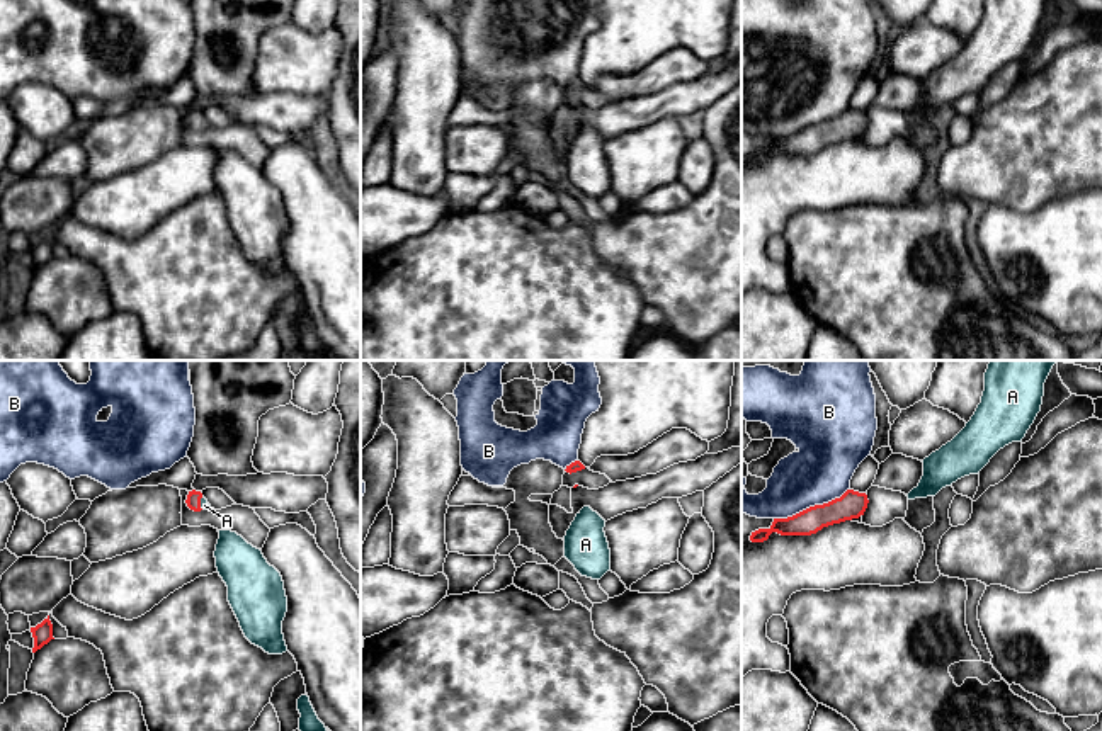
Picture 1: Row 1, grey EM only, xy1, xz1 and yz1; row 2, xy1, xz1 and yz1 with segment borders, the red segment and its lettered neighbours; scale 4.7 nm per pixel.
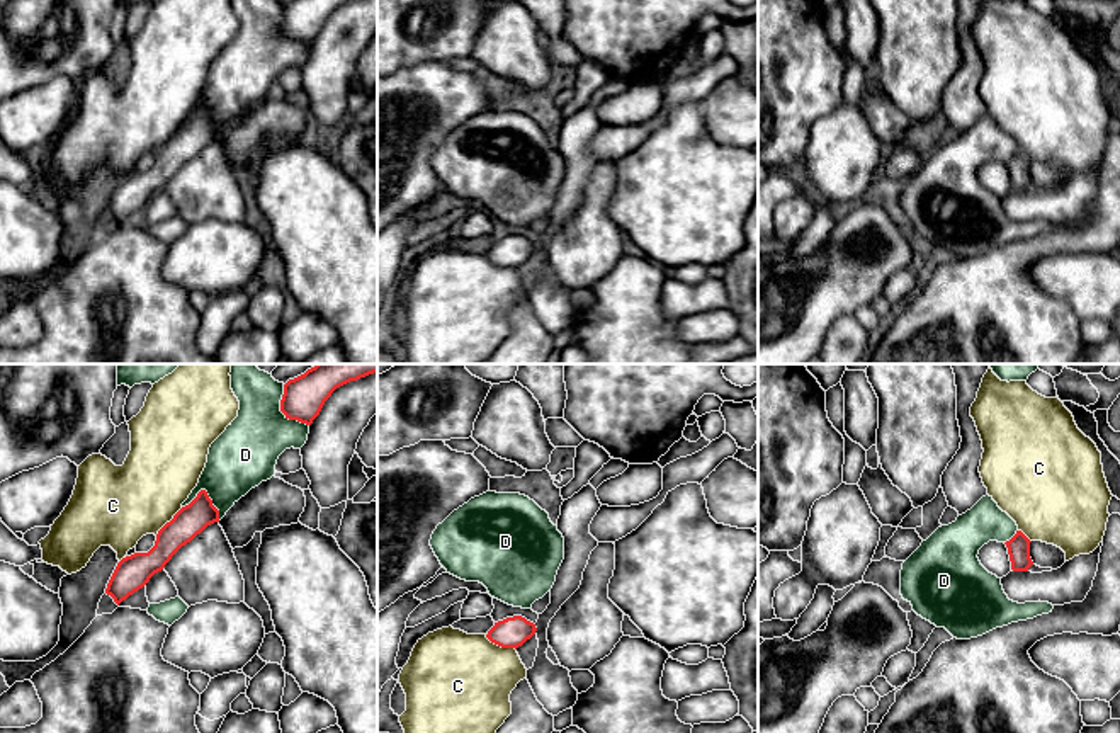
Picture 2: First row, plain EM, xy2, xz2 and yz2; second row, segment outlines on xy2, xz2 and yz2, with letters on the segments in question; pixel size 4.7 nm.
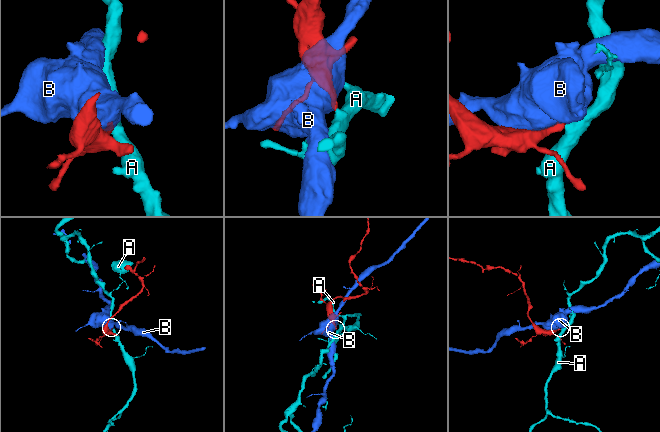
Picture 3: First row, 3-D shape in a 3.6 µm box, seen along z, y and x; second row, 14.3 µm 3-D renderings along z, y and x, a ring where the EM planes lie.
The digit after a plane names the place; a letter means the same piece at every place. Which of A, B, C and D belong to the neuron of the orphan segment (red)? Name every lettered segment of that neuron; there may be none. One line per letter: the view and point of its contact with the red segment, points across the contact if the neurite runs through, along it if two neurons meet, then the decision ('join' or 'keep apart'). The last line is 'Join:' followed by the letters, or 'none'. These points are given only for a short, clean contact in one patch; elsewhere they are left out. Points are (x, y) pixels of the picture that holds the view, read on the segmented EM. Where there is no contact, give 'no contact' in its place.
A: contact xy1 (199, 504); way xy1 (194, 497), (199, 504), (204, 505); join
B: contact yz1 (812, 507); keep apart
C: contact xz2 (500, 645); keep apart
D: contact xy2 (282, 412); keep apart
Join: A

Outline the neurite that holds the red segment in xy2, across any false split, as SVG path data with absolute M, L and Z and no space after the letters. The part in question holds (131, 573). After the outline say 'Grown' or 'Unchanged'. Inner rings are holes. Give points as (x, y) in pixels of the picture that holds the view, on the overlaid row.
M201 490L158 531L155 546L148 553L134 553L117 563L105 594L119 605L161 571L182 546L214 522L219 522L219 510L212 505L207 492Z. Unchanged

